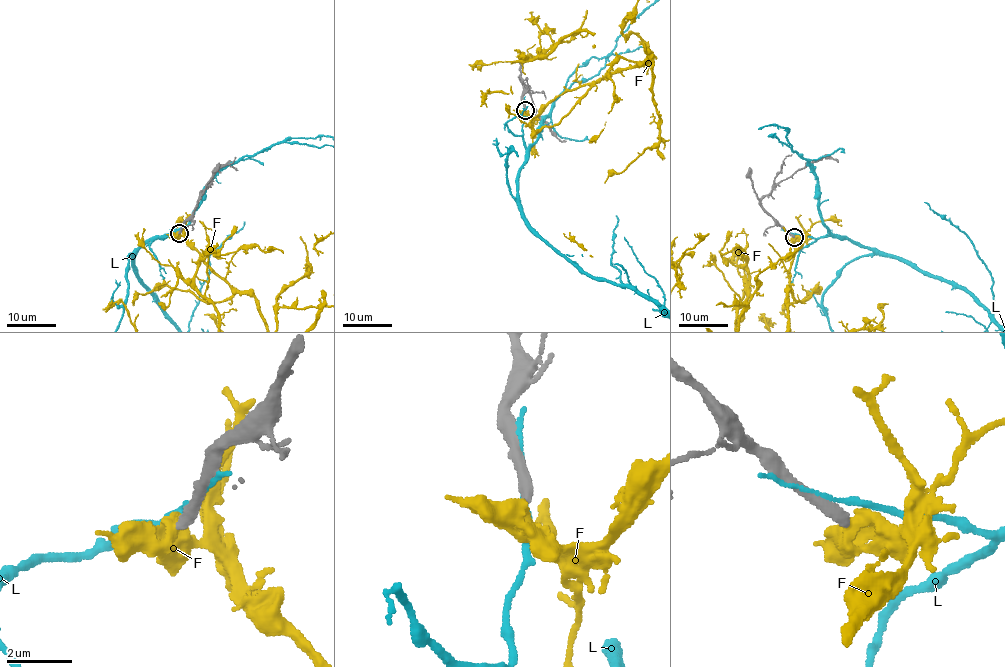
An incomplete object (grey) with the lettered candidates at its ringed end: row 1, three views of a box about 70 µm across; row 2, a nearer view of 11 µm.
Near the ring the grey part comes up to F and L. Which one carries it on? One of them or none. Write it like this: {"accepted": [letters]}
{"accepted": []}

